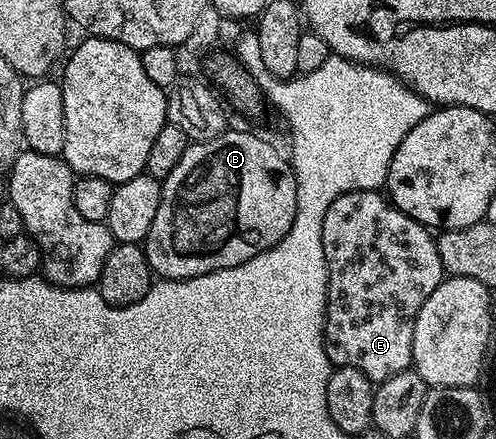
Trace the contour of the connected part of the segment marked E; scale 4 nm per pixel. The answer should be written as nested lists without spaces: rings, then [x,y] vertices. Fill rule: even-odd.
[[[355,189],[353,193],[342,193],[336,196],[334,203],[326,207],[326,219],[322,219],[322,251],[324,265],[328,269],[328,302],[324,312],[324,346],[328,360],[336,367],[354,367],[366,375],[374,383],[390,379],[390,375],[398,375],[402,371],[413,368],[412,352],[414,351],[414,327],[426,299],[434,295],[434,291],[442,284],[446,276],[442,267],[442,259],[438,255],[436,237],[425,226],[408,217],[401,209],[397,209],[383,192],[374,189]]]

